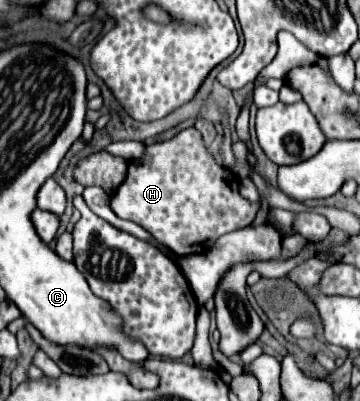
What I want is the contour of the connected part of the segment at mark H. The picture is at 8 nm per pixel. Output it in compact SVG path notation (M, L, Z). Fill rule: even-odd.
M190 126L168 142L146 146L142 158L128 162L128 176L124 184L116 190L116 194L110 198L110 208L118 218L142 226L158 242L168 246L176 256L186 256L206 252L220 236L250 226L256 220L262 206L258 202L252 204L240 194L238 176L232 174L228 168L216 164L214 156L208 152L202 140L202 134L194 126Z

